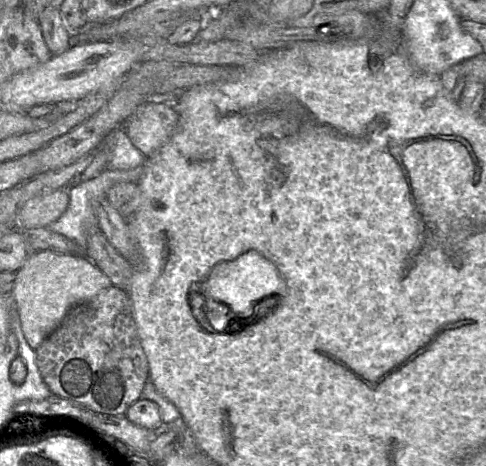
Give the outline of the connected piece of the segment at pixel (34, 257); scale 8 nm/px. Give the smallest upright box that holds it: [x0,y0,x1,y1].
[9,250,111,349]

